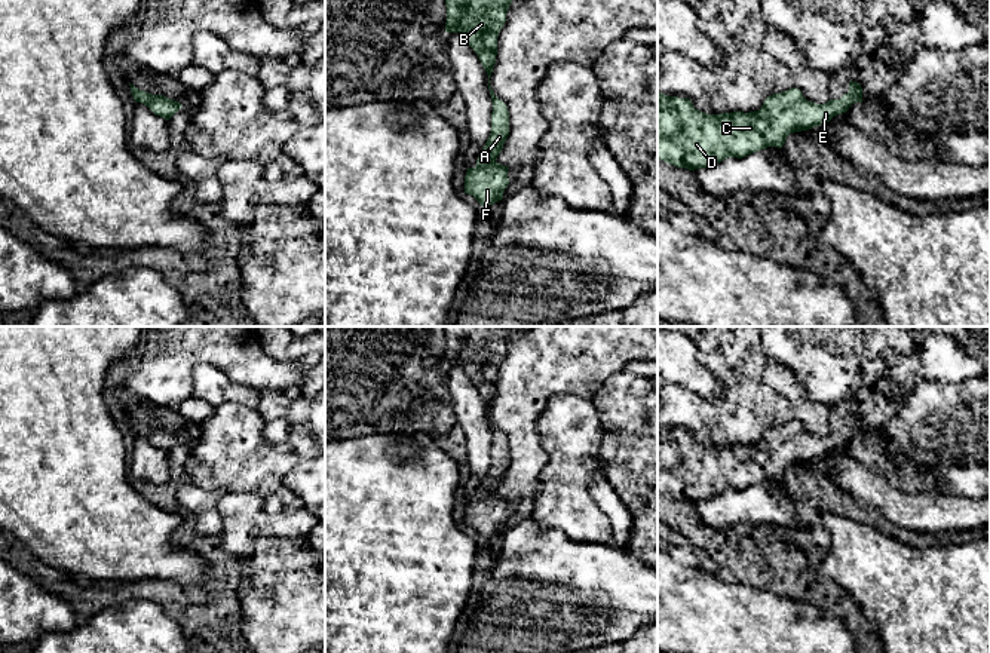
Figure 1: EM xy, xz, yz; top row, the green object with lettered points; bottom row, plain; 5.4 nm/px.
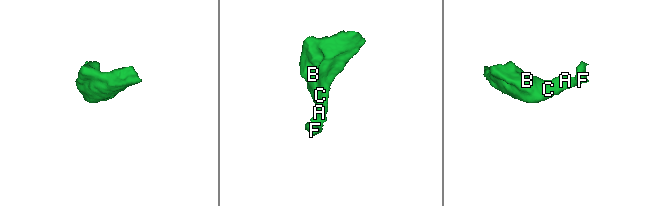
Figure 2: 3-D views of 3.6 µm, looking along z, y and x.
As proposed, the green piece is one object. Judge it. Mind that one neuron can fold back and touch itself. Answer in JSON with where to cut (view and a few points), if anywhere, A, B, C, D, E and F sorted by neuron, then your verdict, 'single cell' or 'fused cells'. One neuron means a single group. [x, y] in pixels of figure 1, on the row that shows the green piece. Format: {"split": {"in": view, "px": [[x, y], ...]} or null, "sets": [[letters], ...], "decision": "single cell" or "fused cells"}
{"split": null, "sets": [["A", "B", "C", "D", "E", "F"]], "decision": "single cell"}

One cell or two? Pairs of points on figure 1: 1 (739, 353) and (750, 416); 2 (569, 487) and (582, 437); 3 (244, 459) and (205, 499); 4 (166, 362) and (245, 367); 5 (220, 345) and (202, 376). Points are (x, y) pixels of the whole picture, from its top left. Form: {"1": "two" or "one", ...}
{"1": "one", "2": "one", "3": "two", "4": "one", "5": "two"}

